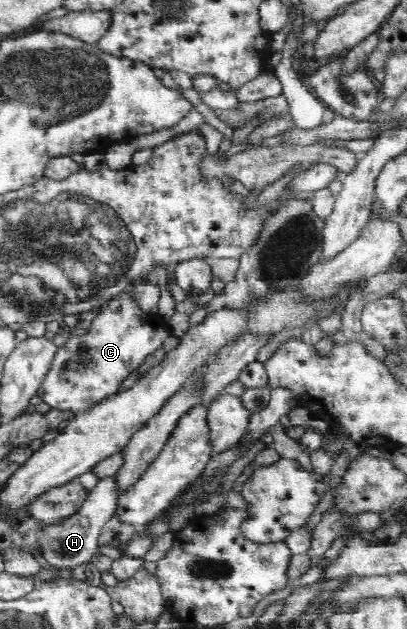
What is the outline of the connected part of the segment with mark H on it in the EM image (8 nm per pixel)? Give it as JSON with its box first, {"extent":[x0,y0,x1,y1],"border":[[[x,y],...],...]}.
{"extent":[39,476,121,569],"border":[[[110,476],[101,479],[97,487],[91,490],[89,497],[85,499],[79,513],[63,519],[56,525],[45,526],[42,529],[39,543],[42,547],[42,556],[46,563],[53,569],[74,569],[76,566],[89,563],[99,548],[98,537],[101,535],[103,526],[115,515],[121,495],[121,485],[117,484],[117,477]]]}

